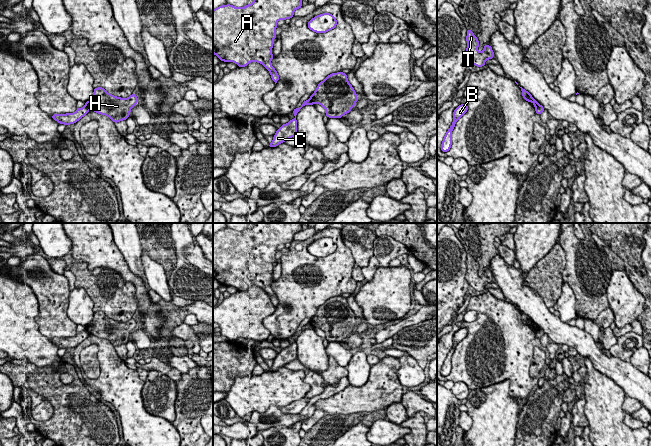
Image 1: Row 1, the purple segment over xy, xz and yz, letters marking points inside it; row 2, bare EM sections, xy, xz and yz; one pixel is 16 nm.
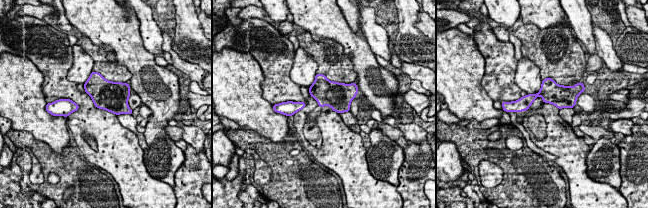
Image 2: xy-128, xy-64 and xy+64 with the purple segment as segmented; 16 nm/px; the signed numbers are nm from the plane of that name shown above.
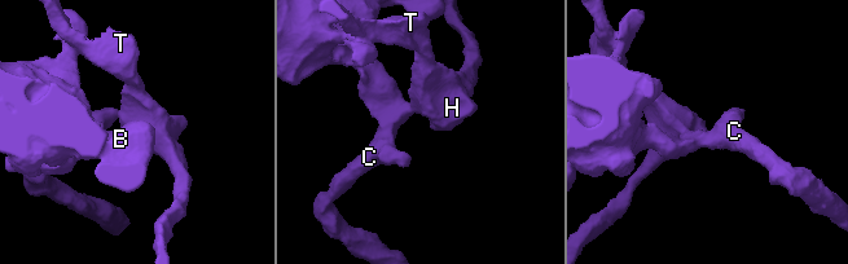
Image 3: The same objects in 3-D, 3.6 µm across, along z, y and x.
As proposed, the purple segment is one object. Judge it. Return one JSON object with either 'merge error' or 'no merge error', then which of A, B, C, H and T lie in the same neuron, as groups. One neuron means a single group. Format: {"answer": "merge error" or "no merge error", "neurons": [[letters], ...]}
{"answer": "merge error", "neurons": [["A", "B", "C"], ["H", "T"]]}

